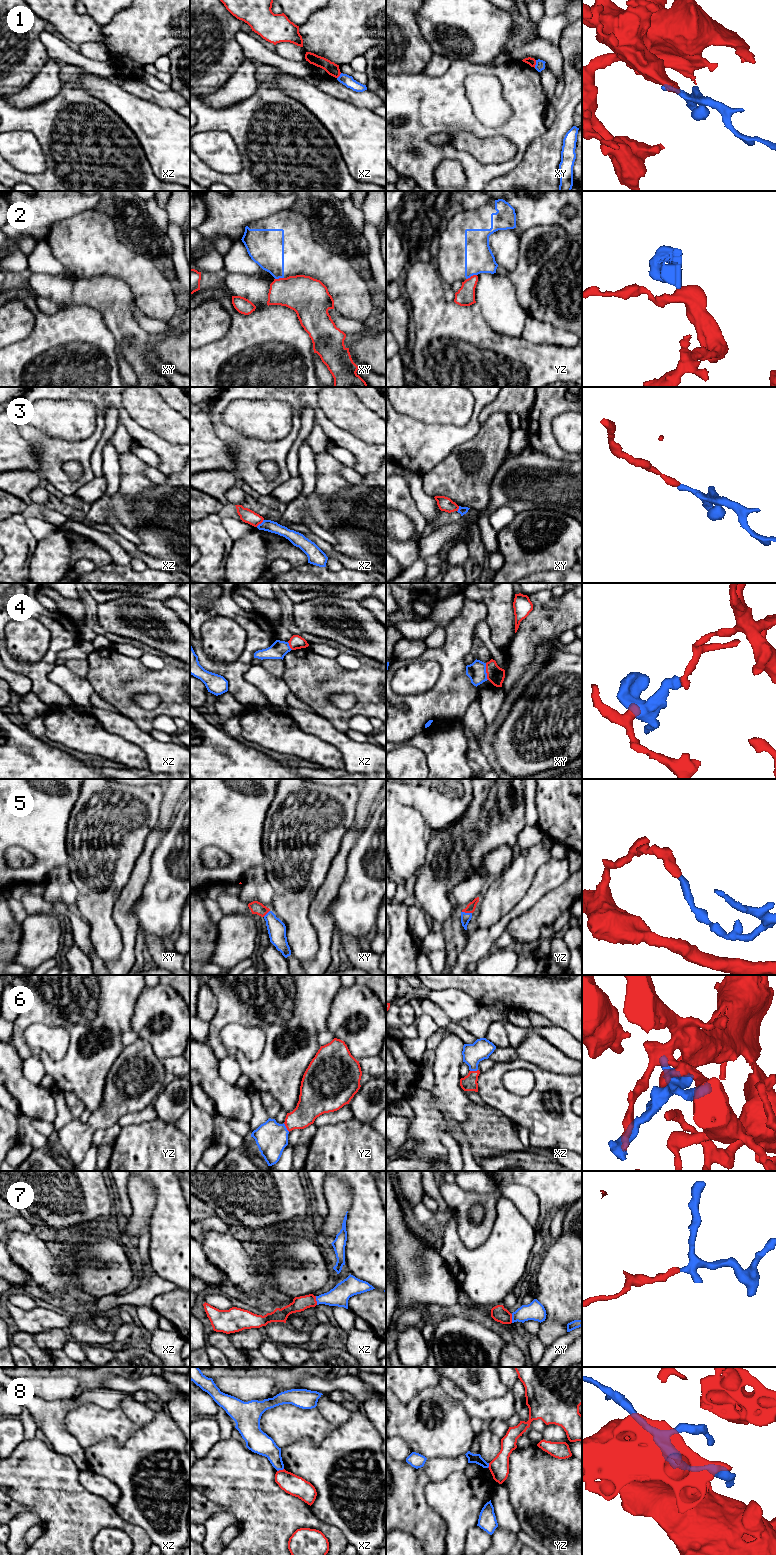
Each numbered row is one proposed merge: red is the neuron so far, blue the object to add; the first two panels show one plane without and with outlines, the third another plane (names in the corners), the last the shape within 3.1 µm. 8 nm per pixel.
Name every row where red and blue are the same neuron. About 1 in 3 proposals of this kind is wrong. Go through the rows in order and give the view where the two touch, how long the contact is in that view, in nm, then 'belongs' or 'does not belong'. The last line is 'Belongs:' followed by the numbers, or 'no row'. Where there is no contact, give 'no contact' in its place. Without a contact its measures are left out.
1: meets red in xy; contact 70 nm long; does not belong
2: meets red in yz; contact 100 nm long; does not belong
3: meets red in xz; contact 90 nm long; does not belong
4: meets red in xy; contact 140 nm long; does not belong
5: meets red in yz; contact 80 nm long; belongs
6: meets red in yz; contact 90 nm long; belongs
7: meets red in xz; contact 70 nm long; belongs
8: meets red in xz; contact 60 nm long; does not belong
Belongs: 5, 6, 7

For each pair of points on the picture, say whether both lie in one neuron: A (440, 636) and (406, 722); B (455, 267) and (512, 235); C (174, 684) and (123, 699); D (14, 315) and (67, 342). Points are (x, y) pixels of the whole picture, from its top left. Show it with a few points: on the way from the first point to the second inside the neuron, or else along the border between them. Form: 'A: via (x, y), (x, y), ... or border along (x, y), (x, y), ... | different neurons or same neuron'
A: border along (444, 628), (445, 641), (437, 647), (427, 648) | different neurons
B: border along (504, 229), (489, 236), (489, 248), (498, 264) | different neurons
C: via (161, 684), (138, 684), (136, 686) | same neuron
D: border along (24, 303), (34, 316), (34, 326), (17, 342) | different neurons

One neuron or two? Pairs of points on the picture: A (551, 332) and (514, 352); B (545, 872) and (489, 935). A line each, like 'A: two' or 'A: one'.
A: two
B: one

